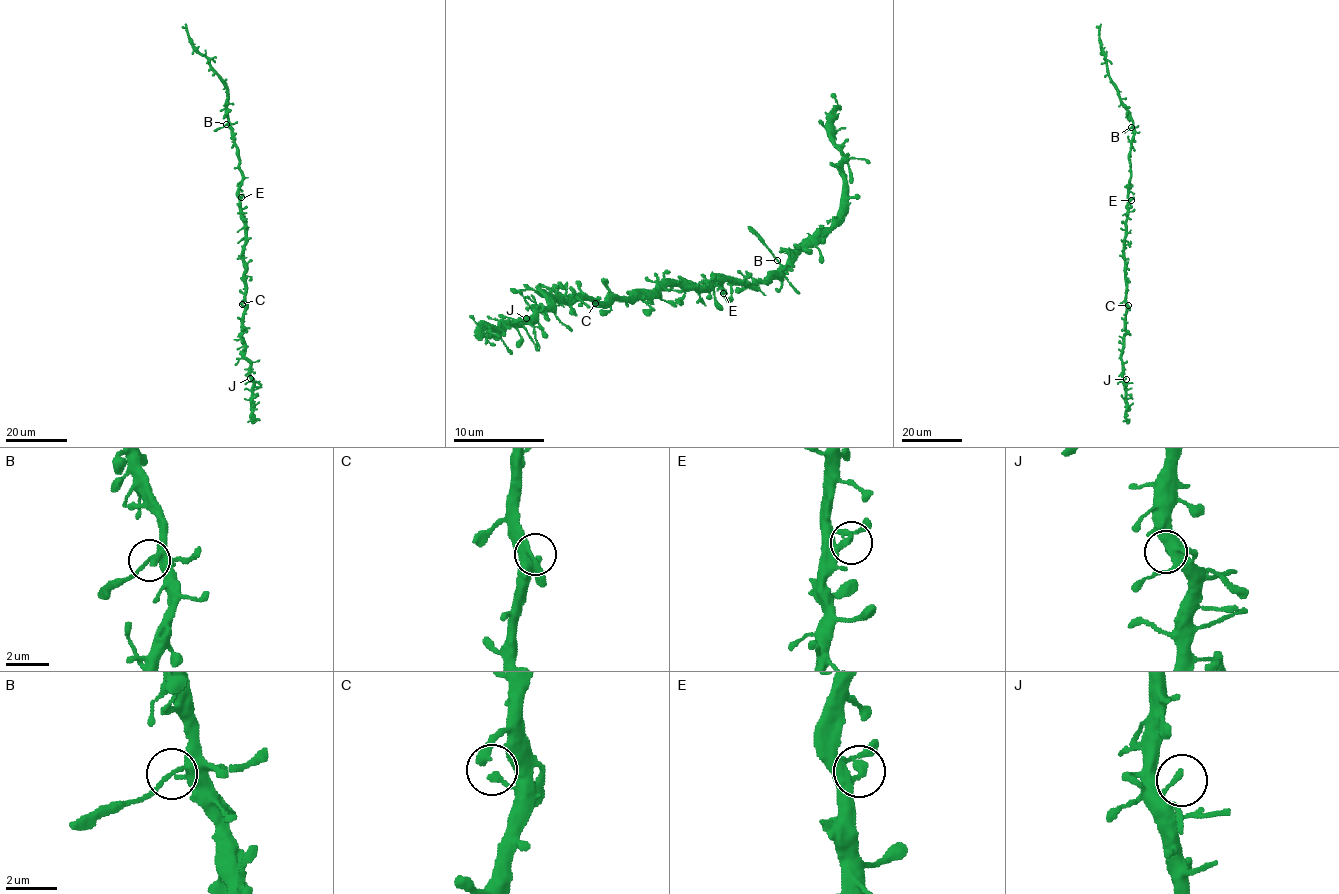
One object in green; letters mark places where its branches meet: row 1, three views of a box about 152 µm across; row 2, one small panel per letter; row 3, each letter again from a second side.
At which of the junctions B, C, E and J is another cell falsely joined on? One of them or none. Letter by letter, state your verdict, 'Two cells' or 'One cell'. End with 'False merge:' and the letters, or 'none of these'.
B: Two cells
C: One cell
E: One cell
J: One cell
False merge: B

